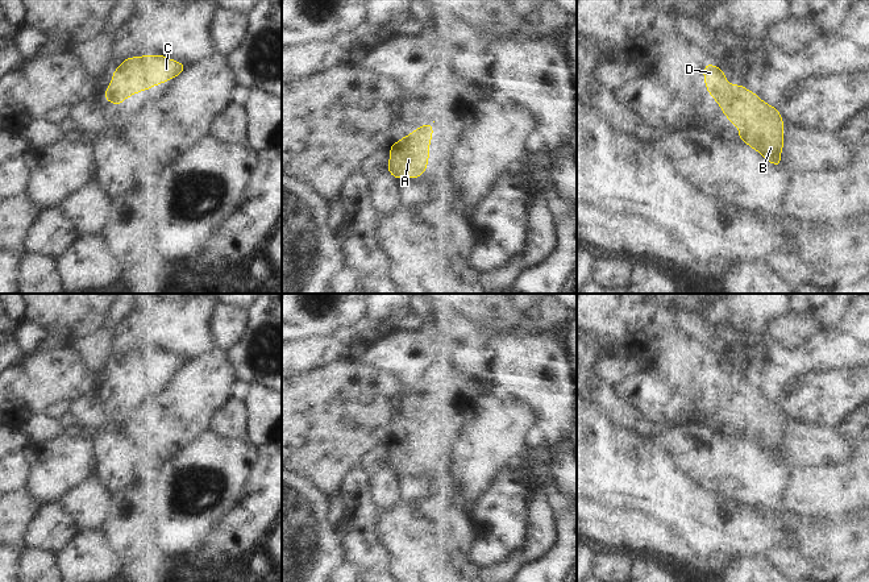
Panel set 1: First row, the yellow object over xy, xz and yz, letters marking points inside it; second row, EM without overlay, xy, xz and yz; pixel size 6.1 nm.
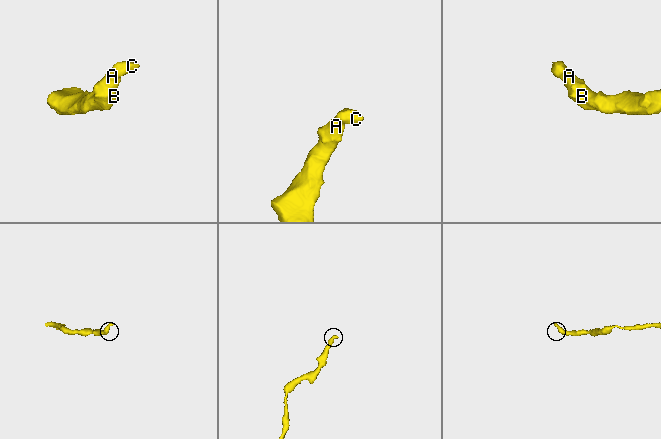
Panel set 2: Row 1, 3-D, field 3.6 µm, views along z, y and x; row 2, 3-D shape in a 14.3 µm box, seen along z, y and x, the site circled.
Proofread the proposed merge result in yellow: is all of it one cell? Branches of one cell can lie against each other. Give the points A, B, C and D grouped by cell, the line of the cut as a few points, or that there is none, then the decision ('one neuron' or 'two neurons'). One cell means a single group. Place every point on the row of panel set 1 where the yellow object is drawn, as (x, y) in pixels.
A B C D | no cut | one neuron

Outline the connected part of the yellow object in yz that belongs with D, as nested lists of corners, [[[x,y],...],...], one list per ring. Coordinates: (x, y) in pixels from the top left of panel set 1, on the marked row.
[[[704,65],[703,79],[707,93],[737,126],[737,137],[769,163],[782,166],[785,122],[777,107],[770,107],[744,86],[729,84],[725,72],[716,65]]]

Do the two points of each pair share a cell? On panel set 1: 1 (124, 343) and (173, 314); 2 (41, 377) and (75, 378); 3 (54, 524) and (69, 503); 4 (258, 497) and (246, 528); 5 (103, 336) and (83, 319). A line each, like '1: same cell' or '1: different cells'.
1: same cell
2: same cell
3: different cells
4: same cell
5: different cells

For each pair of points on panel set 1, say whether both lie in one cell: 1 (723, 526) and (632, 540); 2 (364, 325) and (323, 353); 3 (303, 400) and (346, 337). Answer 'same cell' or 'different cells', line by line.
1: different cells
2: same cell
3: different cells

